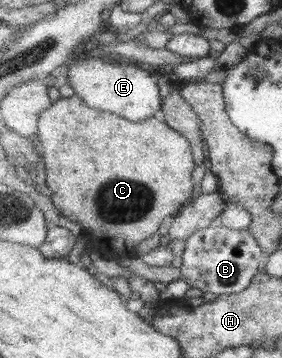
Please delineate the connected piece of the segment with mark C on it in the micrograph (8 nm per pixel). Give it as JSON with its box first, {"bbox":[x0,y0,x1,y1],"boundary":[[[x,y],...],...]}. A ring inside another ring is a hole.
{"bbox":[39,93,197,245],"boundary":[[[75,93],[56,101],[41,115],[39,141],[47,161],[47,185],[53,191],[51,199],[55,207],[61,215],[87,227],[90,237],[115,239],[121,235],[125,245],[139,245],[157,234],[159,227],[168,224],[194,197],[193,175],[197,163],[191,142],[161,116],[131,123],[115,113],[89,107]]]}

